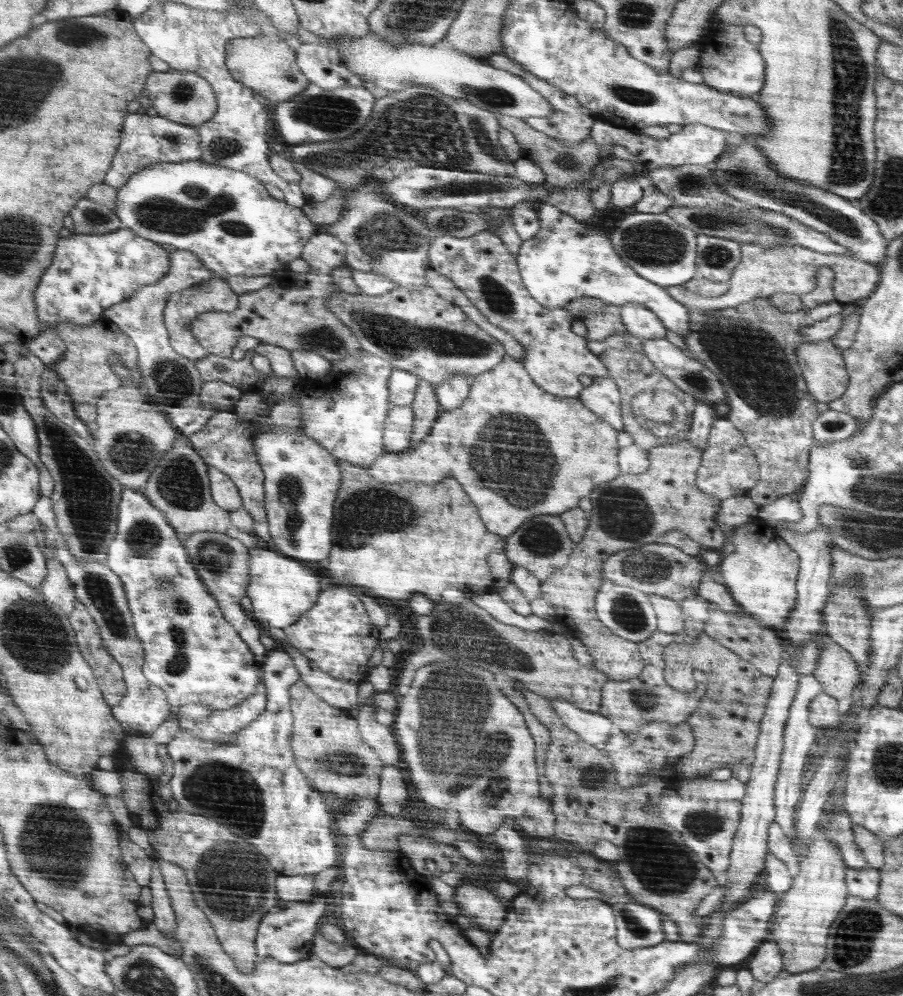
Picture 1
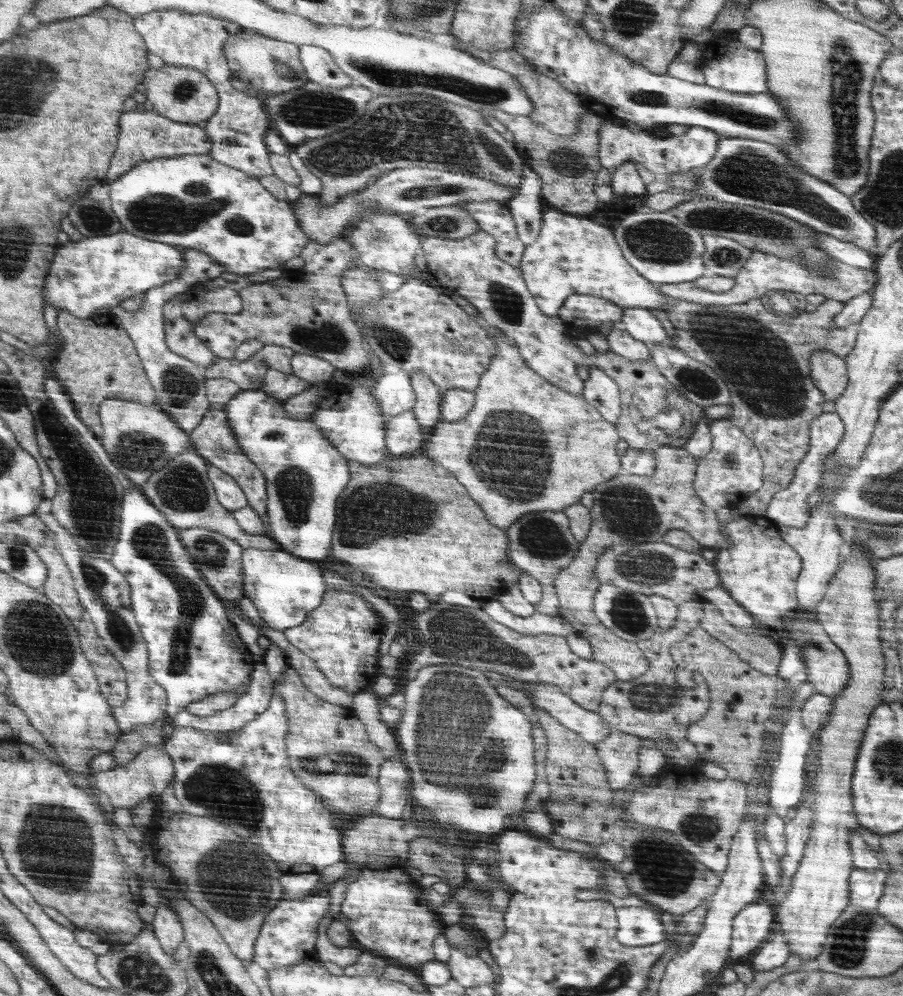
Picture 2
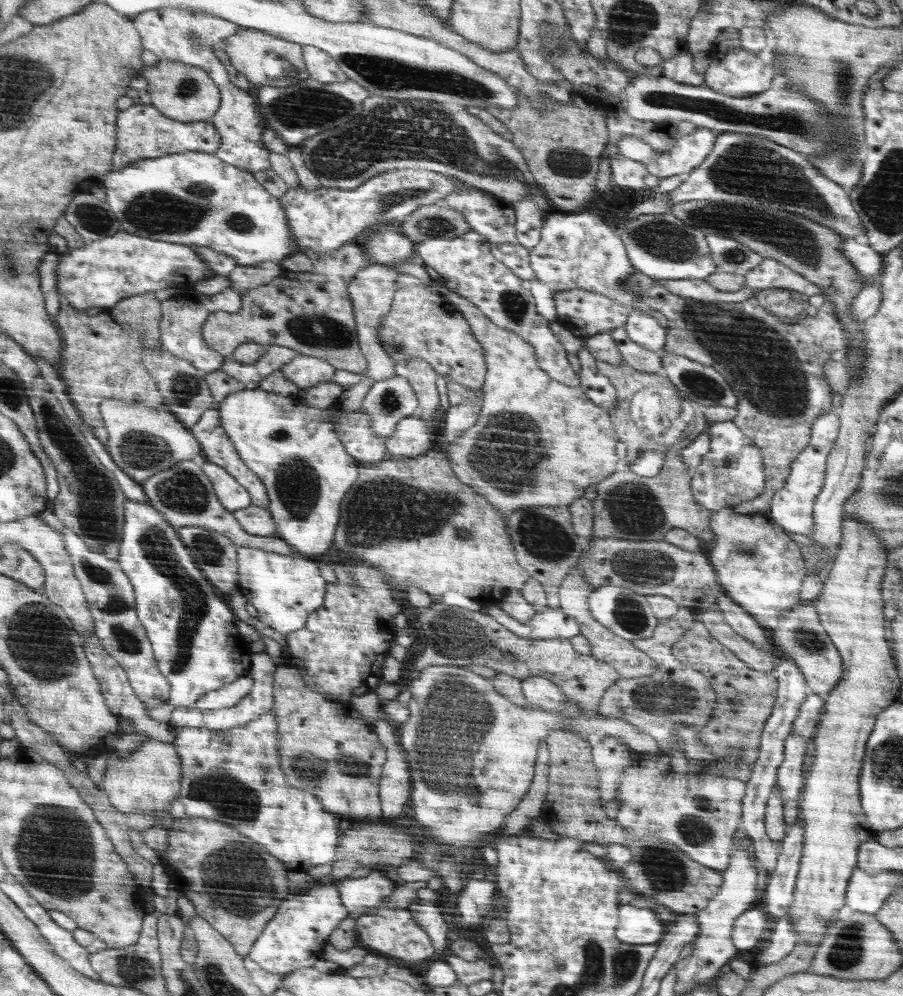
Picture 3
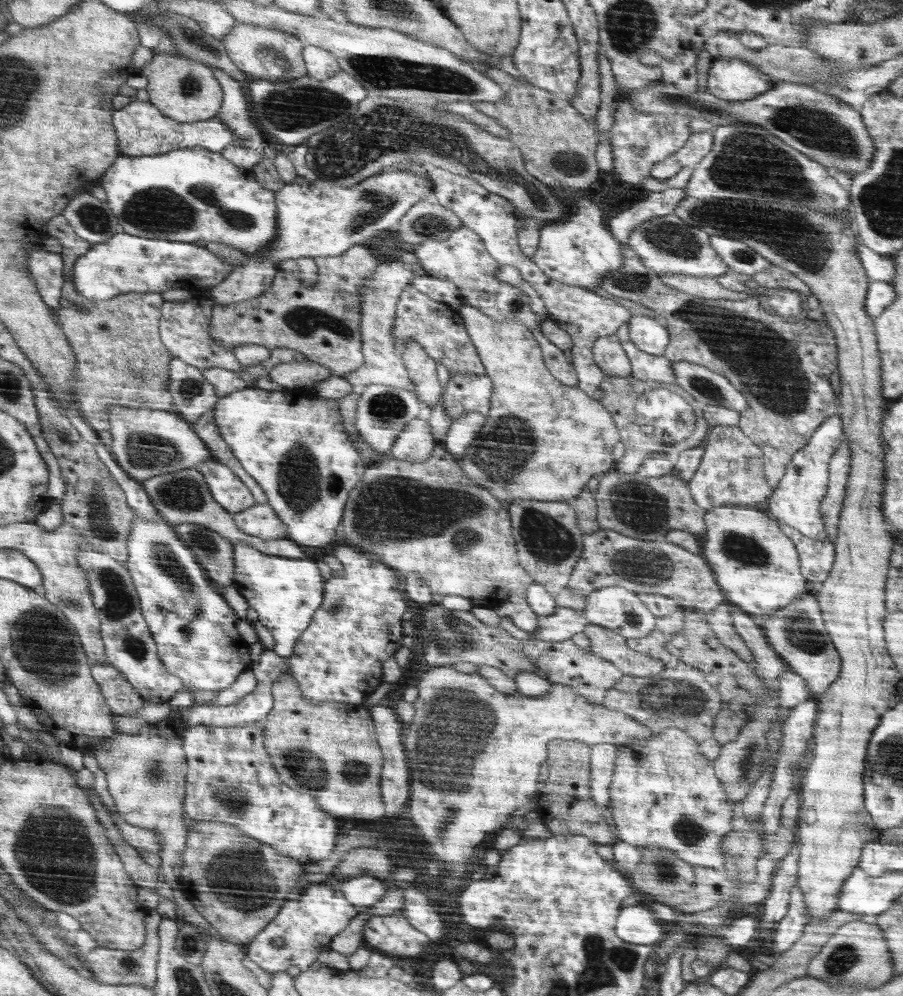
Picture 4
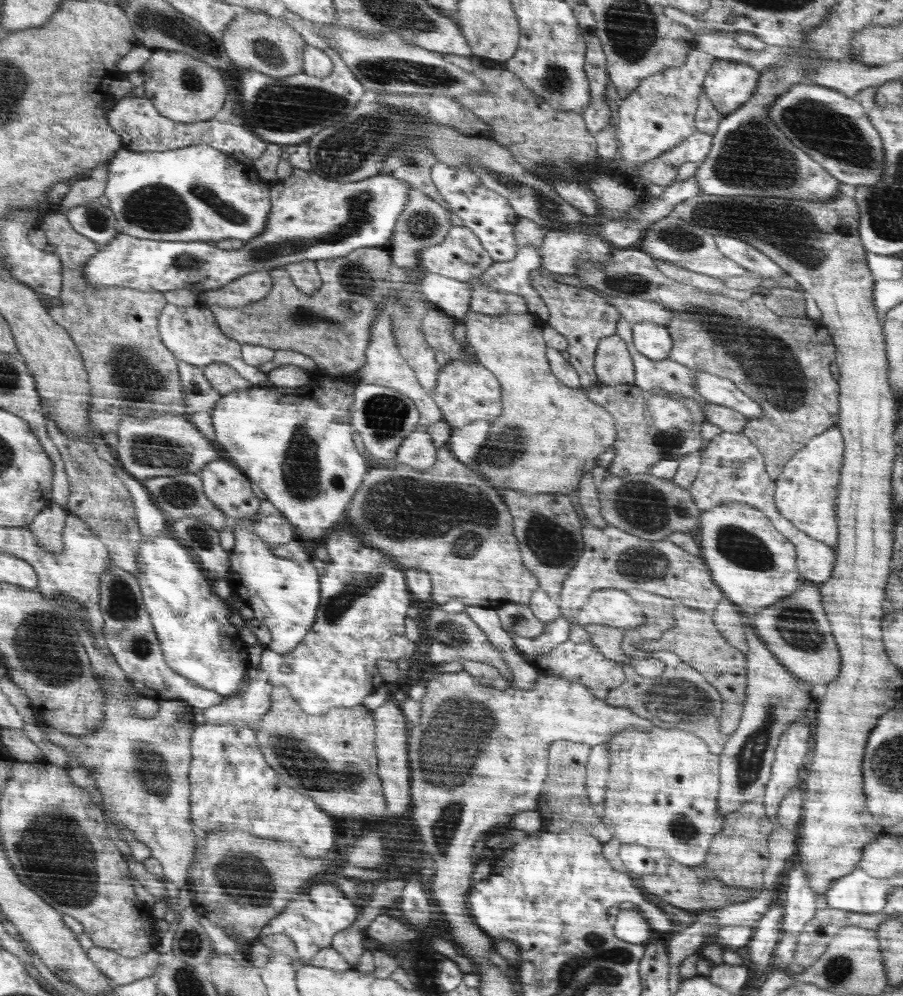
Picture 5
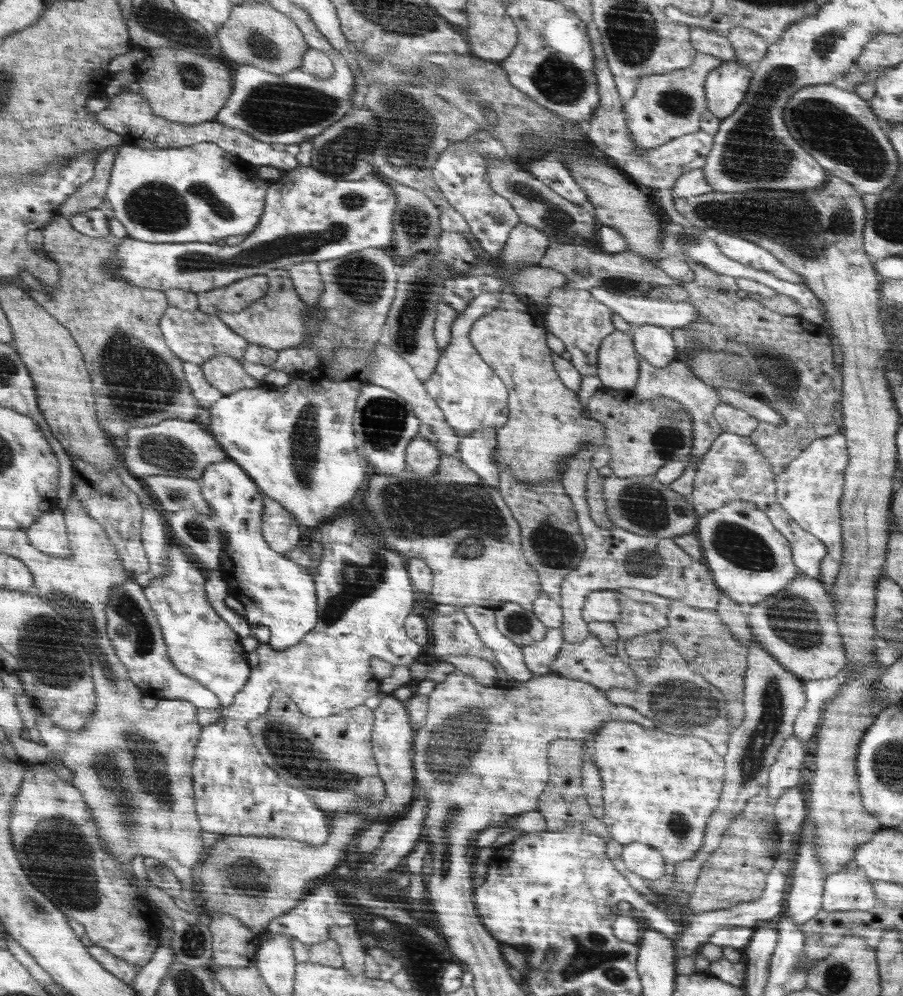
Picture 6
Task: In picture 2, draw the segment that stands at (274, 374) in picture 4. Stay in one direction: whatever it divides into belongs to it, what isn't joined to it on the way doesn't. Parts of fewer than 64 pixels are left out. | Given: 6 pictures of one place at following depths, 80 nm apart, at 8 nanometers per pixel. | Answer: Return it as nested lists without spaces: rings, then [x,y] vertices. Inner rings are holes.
[[[301,353],[294,354],[292,368],[292,375],[306,381],[310,386],[330,382],[337,371],[333,364],[321,357]]]

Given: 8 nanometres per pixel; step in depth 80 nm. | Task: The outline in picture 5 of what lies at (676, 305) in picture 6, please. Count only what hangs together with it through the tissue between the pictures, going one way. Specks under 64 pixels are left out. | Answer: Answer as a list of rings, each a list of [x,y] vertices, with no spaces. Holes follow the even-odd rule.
[[[605,295],[604,298],[618,308],[619,313],[632,324],[648,320],[658,325],[667,322],[668,325],[673,319],[673,312],[668,307],[661,307],[662,304],[654,301],[642,300],[636,296],[622,298]]]

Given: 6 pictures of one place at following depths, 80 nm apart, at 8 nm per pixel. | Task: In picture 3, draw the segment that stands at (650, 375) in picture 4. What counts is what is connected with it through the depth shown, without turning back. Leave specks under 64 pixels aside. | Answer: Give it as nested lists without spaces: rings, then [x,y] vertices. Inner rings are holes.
[[[618,327],[609,331],[616,342],[616,348],[622,360],[636,371],[660,374],[660,353],[646,350],[644,346],[628,339],[625,327]]]

